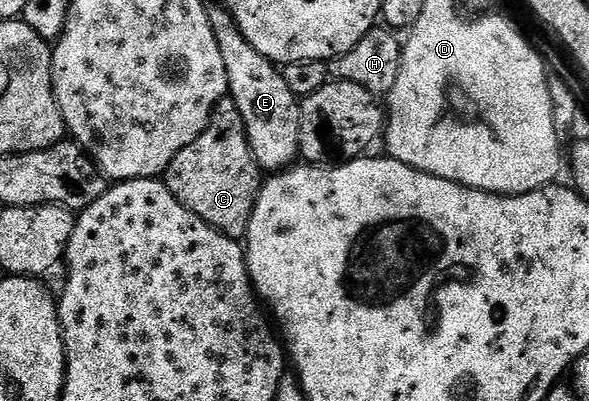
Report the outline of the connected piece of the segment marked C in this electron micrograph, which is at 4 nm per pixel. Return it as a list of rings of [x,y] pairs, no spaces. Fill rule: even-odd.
[[[231,96],[223,97],[214,107],[206,131],[190,147],[182,147],[174,155],[174,163],[162,174],[162,180],[182,207],[197,213],[210,227],[228,237],[247,238],[250,215],[260,194],[262,170],[254,159],[246,127]]]

